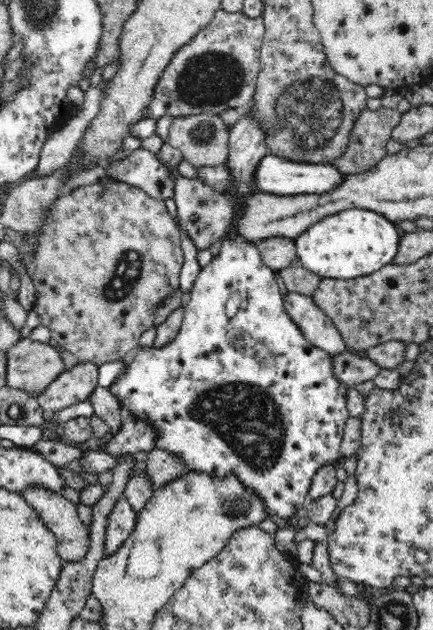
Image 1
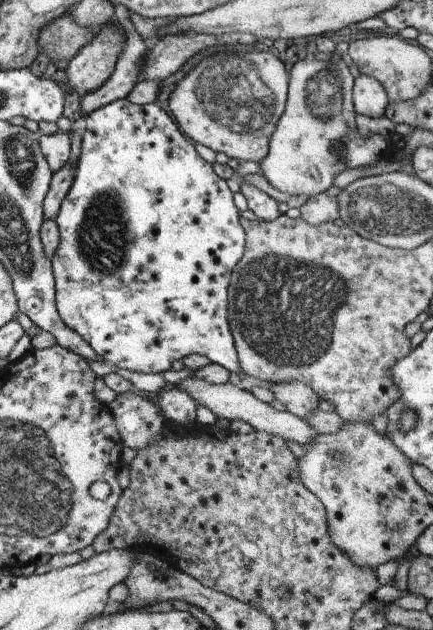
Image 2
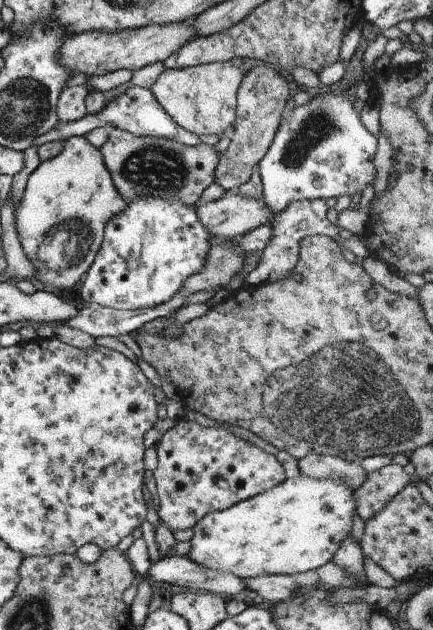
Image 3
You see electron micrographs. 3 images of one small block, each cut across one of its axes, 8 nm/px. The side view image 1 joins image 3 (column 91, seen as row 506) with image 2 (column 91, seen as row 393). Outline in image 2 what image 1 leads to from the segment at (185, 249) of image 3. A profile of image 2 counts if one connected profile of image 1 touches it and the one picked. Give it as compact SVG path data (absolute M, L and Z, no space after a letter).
M126 98L114 100L86 114L79 126L81 135L80 154L73 175L73 182L65 198L61 200L55 224L59 230L59 244L50 258L54 282L55 308L57 316L69 330L78 334L99 360L109 362L118 369L134 373L162 373L171 369L171 362L189 354L203 355L211 363L241 375L233 346L232 333L227 324L227 286L233 267L242 257L245 232L239 222L239 212L233 205L232 192L225 180L219 178L211 165L203 161L193 144L179 132L169 114L155 103L143 106L131 104Z

